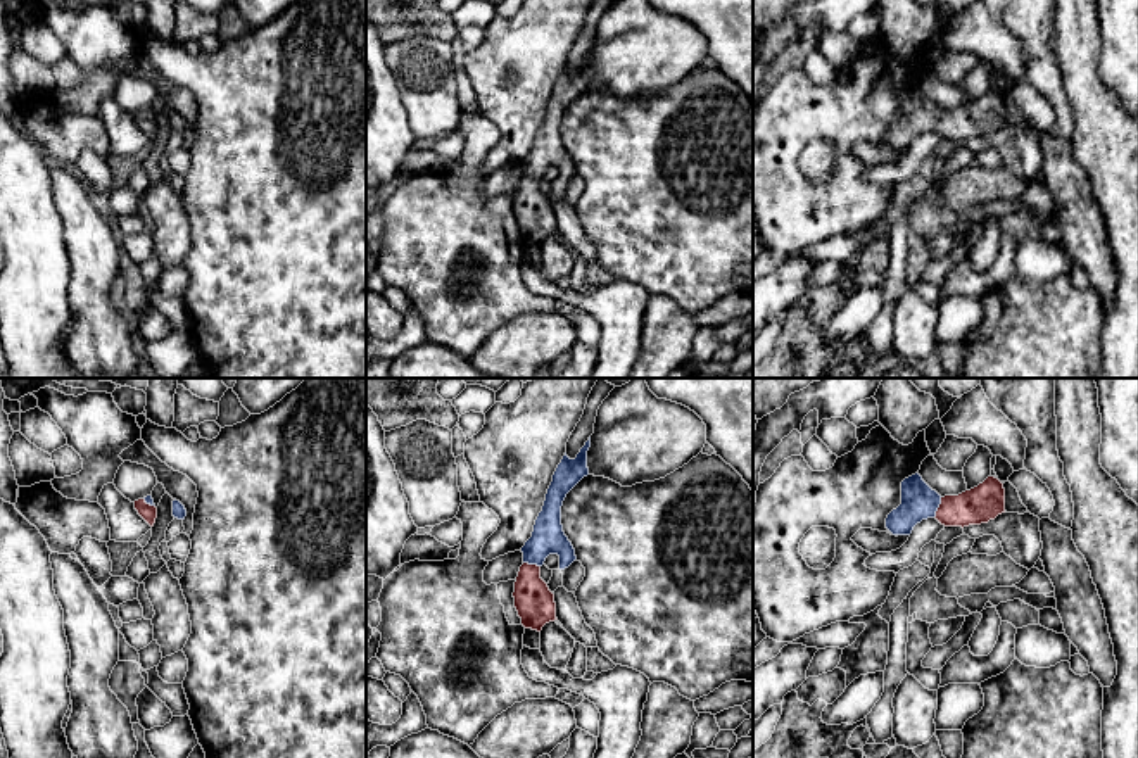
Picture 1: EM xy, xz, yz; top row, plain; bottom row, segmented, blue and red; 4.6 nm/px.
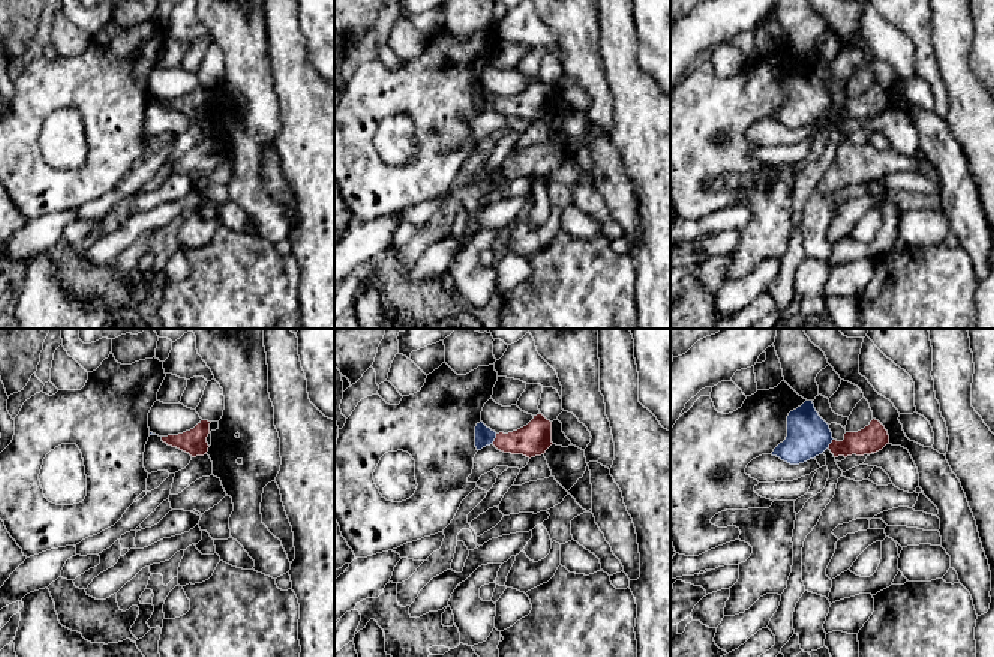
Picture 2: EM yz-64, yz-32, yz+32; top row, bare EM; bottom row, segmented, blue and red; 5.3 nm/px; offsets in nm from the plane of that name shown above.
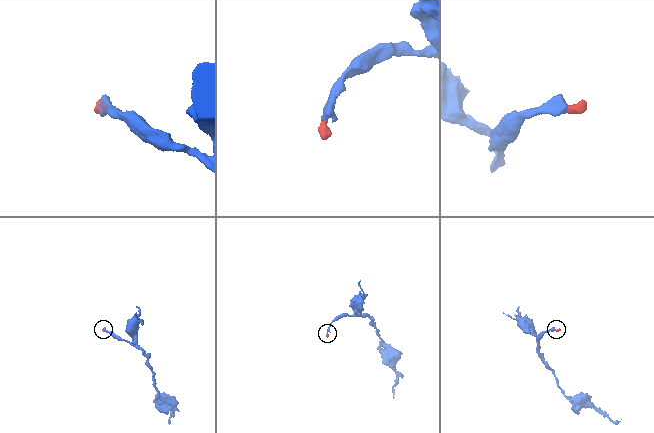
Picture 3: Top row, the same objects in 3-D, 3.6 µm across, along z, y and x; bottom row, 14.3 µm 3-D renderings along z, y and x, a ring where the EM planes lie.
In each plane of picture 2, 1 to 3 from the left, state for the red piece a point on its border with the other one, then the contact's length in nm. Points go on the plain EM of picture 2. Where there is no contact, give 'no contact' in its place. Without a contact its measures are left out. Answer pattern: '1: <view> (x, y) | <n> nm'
1: no contact
2: yz-32 (495, 101) | 60 nm
3: yz+32 (831, 105) | 50 nm

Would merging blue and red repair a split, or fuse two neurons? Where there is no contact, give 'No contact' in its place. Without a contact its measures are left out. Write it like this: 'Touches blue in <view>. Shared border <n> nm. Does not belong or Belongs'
Touches blue in yz. Shared border 100 nm. Belongs

